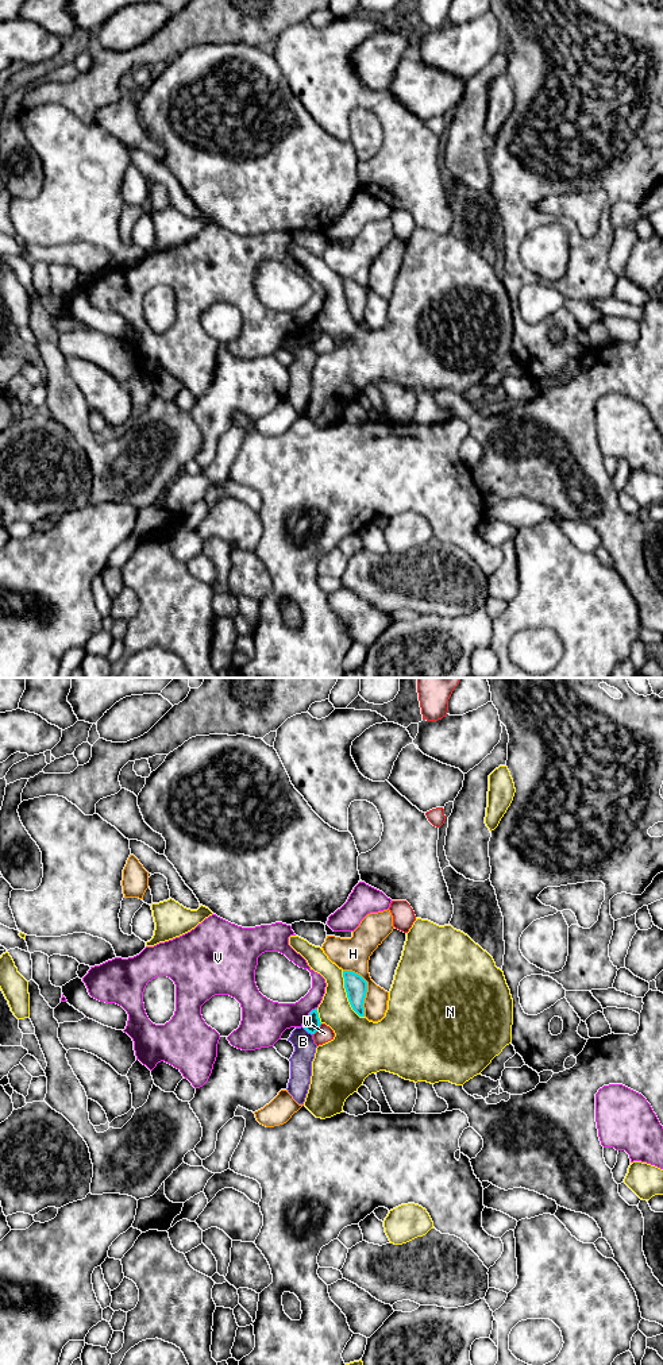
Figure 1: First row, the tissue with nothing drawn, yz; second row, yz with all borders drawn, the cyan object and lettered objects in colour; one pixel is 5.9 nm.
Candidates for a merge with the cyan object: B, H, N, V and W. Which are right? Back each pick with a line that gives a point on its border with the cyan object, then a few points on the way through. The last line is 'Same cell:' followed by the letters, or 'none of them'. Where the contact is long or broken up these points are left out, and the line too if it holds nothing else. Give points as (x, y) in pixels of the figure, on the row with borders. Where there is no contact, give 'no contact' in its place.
Same cell: none of them

